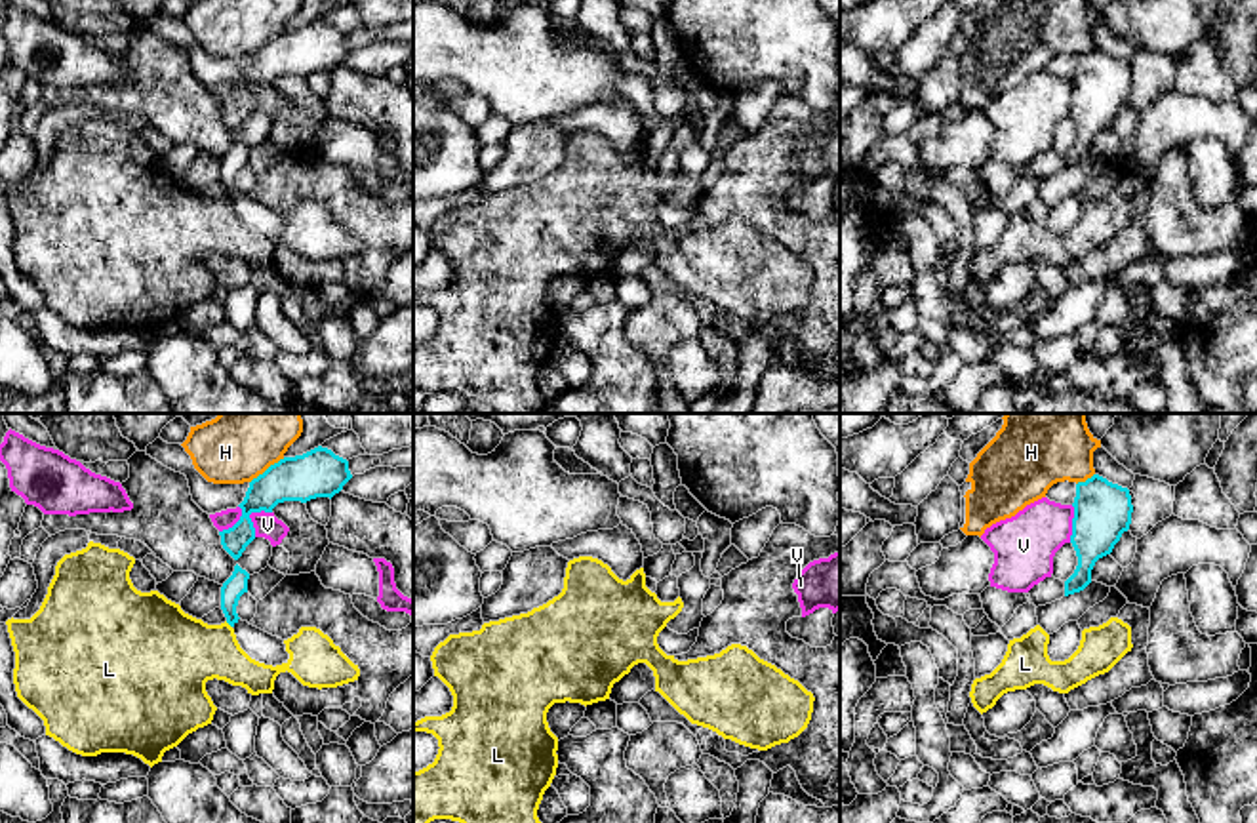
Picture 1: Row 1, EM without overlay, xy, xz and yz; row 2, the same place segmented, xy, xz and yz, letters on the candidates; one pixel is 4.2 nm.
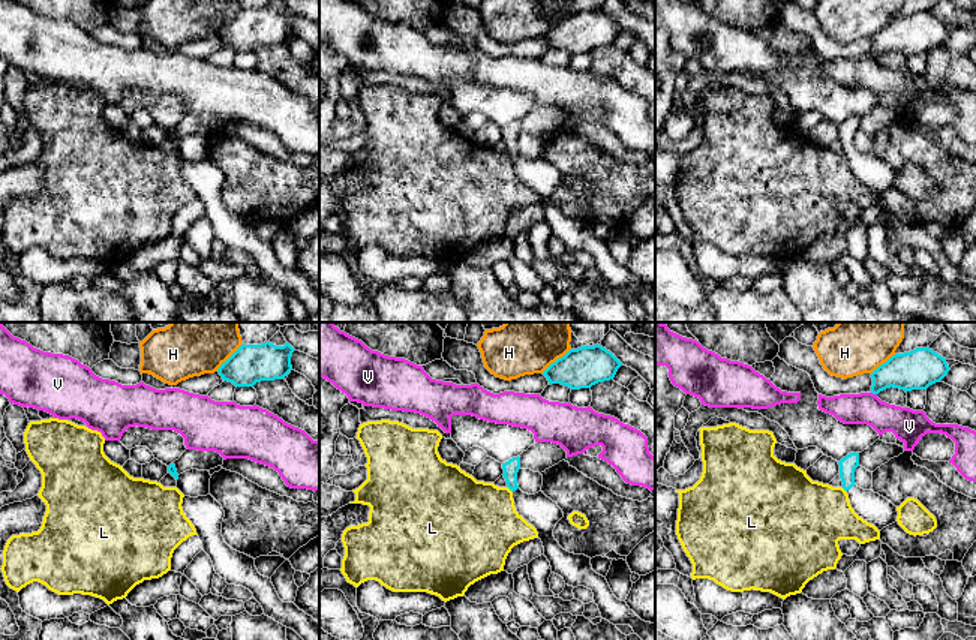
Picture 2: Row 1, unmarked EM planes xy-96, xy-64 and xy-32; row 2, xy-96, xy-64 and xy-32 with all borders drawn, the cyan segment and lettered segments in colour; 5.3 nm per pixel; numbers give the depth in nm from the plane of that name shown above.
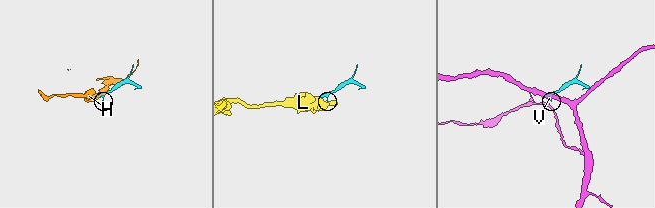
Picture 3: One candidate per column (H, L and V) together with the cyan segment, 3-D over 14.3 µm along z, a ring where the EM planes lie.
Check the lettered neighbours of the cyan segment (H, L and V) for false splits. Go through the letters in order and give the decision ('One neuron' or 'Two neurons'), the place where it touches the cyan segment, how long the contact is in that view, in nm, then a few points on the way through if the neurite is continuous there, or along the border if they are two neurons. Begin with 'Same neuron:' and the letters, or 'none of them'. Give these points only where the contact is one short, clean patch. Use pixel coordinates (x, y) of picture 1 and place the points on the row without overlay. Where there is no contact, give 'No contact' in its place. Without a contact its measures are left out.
Same neuron: none of them
H: Two neurons. Touches cyan at xy (269, 40). Shared border 190 nm
L: Two neurons. Touches cyan at xy (229, 197). Shared border 40 nm
V: Two neurons. Touches cyan at xy (250, 86). Shared border 130 nm. Boundary: xy (271, 84), (254, 84), (250, 88), (254, 109)

